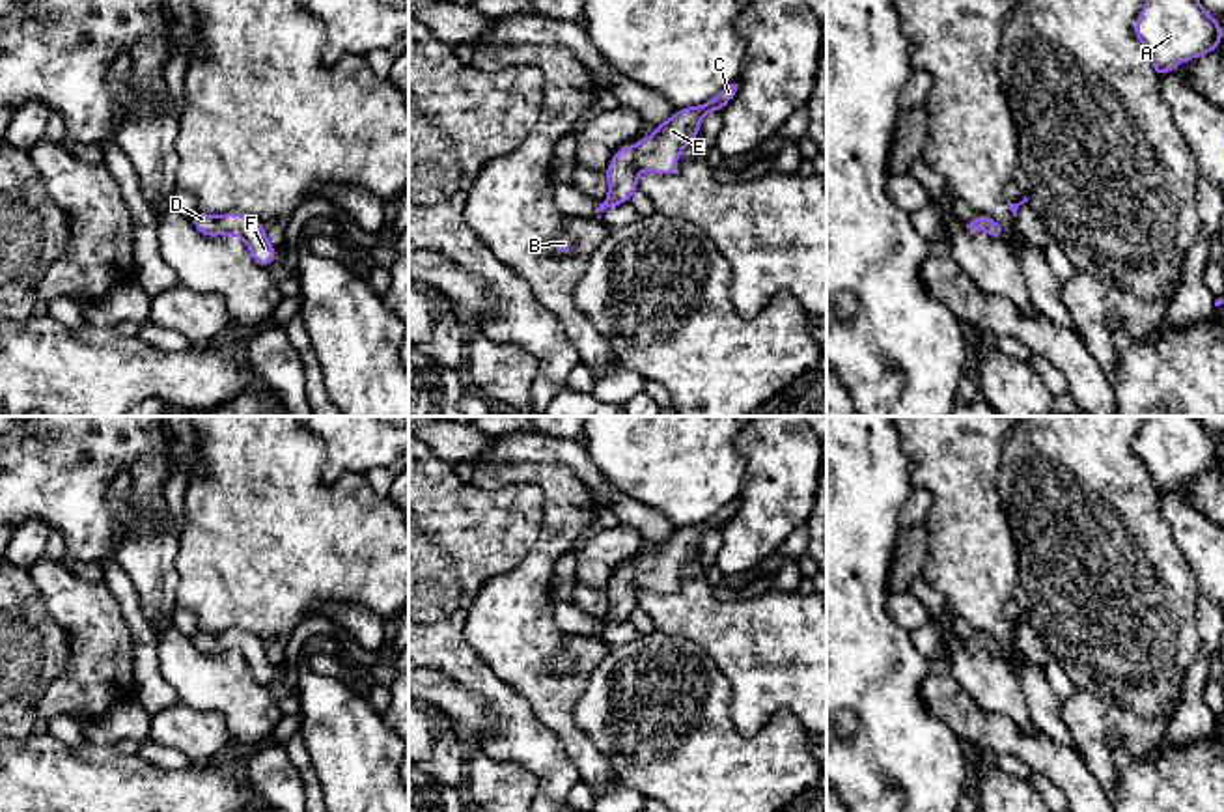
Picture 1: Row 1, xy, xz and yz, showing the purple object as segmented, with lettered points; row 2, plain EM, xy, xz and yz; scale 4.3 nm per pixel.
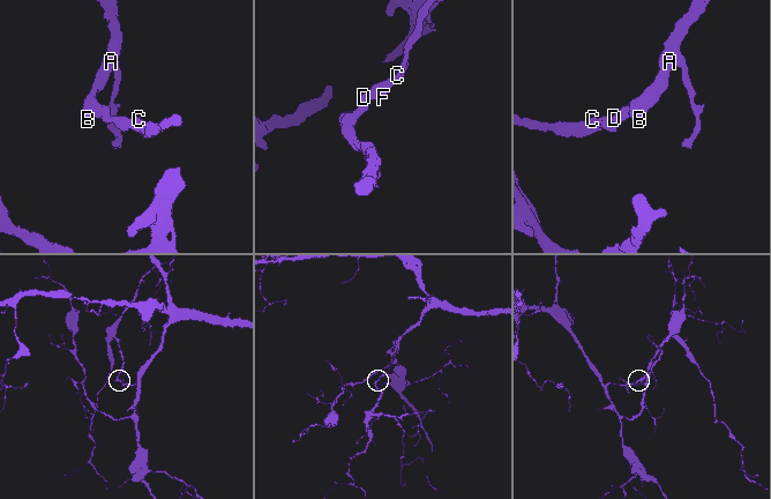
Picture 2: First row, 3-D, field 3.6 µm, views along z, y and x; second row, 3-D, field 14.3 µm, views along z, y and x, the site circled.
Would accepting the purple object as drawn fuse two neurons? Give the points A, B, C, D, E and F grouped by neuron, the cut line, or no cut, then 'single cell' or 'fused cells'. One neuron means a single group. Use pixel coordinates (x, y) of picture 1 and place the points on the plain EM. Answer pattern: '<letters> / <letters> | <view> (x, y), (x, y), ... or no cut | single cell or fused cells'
A B C D E F | no cut | single cell

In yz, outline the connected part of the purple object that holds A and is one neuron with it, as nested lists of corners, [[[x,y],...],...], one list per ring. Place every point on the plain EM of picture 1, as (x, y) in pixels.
[[[1149,416],[1136,435],[1134,454],[1161,497],[1177,482],[1217,469],[1224,452],[1196,416]]]

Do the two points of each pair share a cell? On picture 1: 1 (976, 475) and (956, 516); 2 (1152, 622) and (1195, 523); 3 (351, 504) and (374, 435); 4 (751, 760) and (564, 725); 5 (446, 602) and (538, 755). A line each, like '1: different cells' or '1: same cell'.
1: same cell
2: different cells
3: different cells
4: different cells
5: same cell

